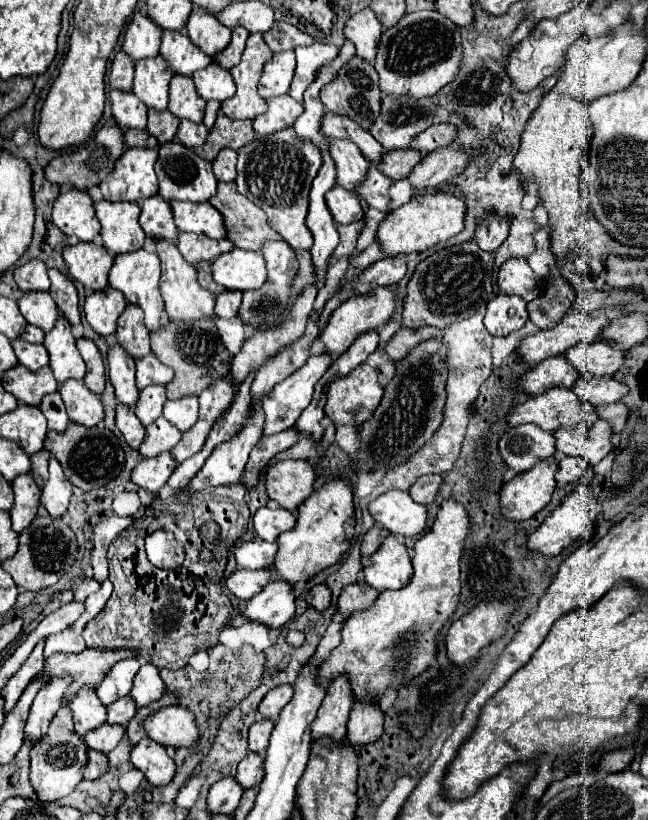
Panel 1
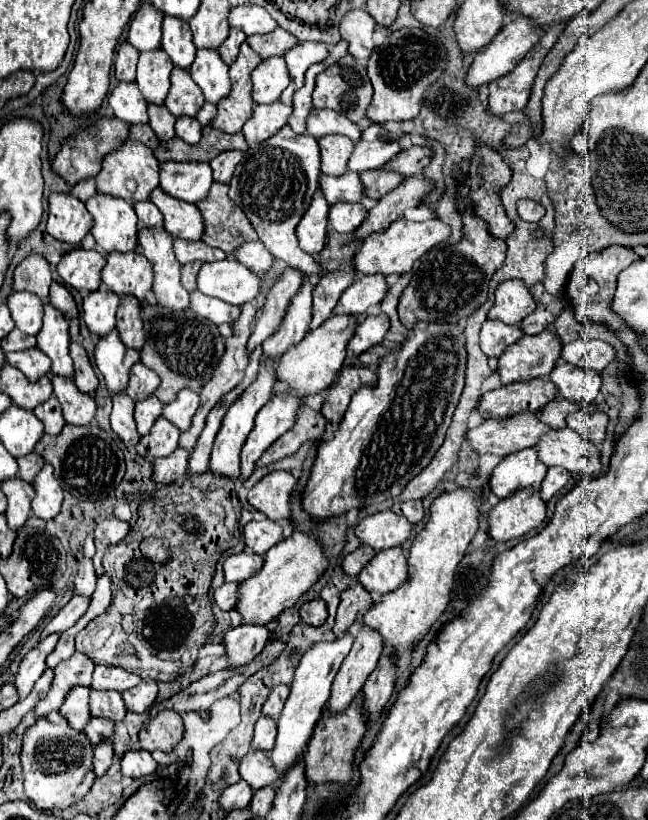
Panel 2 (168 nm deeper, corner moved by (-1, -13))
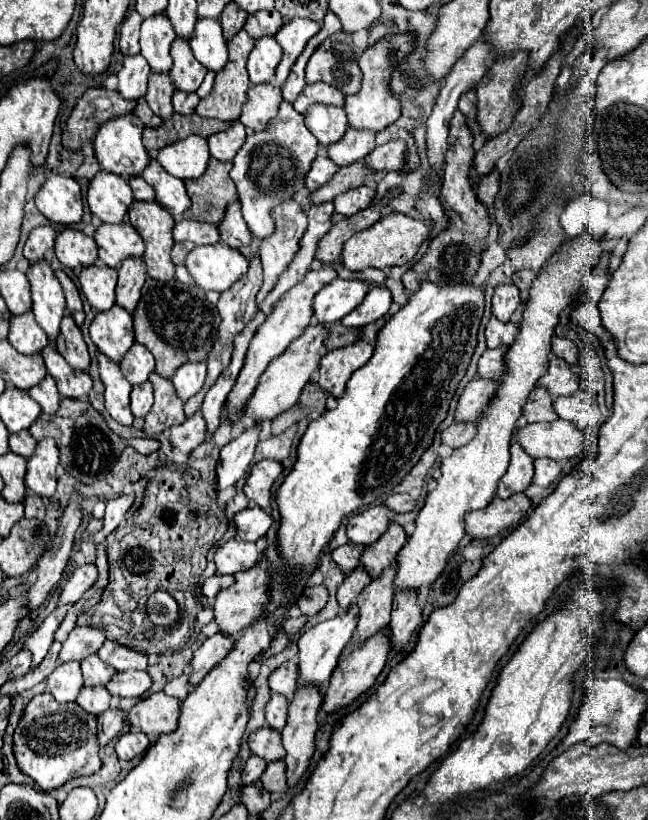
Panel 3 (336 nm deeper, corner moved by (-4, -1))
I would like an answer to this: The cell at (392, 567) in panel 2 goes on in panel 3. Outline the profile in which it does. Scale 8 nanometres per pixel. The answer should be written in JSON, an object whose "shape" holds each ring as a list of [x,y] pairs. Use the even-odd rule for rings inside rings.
{"shape":[[[392,523],[386,533],[374,541],[372,545],[368,545],[360,557],[362,565],[368,569],[368,575],[378,577],[398,555],[398,551],[404,547],[406,543],[406,533],[398,523]]]}

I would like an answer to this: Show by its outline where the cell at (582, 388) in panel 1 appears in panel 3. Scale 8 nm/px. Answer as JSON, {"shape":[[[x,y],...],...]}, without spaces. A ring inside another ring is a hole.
{"shape":[[[534,387],[526,405],[524,405],[524,417],[528,423],[534,421],[556,421],[556,413],[552,413],[552,397],[544,387]],[[528,413],[528,417],[526,417]]]}

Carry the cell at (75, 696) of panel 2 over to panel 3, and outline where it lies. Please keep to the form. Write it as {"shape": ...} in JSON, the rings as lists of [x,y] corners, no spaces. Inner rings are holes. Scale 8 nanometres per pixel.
{"shape":[[[68,661],[60,663],[48,677],[48,691],[54,695],[58,703],[70,703],[76,701],[76,693],[80,691],[80,685],[84,685],[80,677],[80,663]]]}

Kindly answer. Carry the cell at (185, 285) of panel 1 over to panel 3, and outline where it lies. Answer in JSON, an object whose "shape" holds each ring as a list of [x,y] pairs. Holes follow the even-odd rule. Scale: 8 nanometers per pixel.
{"shape":[[[134,201],[128,207],[128,217],[144,239],[146,251],[142,259],[148,265],[148,275],[158,281],[174,279],[174,263],[170,259],[174,217],[156,201]]]}

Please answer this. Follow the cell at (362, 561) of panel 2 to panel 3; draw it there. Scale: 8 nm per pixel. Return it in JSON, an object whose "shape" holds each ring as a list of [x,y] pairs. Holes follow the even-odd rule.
{"shape":[[[346,543],[338,549],[332,551],[332,559],[334,563],[344,571],[344,573],[350,573],[352,569],[356,569],[356,565],[360,563],[360,555],[362,555],[364,547],[362,545],[352,545],[352,543]]]}

